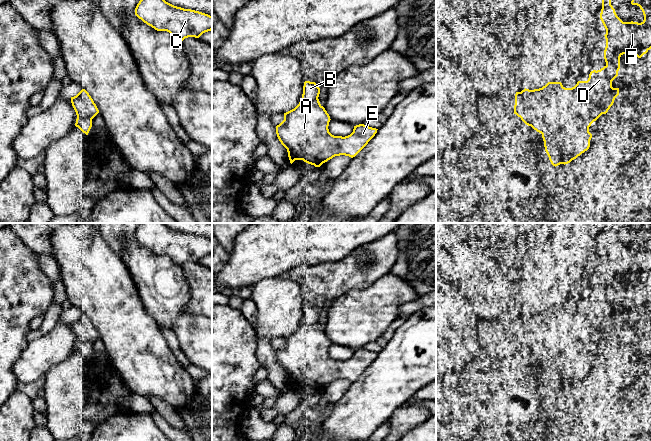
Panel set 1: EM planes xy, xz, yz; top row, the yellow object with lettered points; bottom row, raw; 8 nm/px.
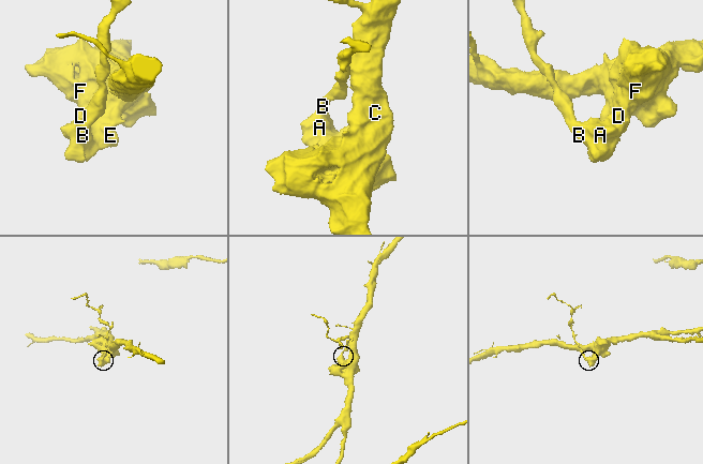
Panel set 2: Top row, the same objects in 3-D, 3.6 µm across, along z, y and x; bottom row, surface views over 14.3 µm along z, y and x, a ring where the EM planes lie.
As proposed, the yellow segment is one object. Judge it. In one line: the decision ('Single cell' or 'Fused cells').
Single cell

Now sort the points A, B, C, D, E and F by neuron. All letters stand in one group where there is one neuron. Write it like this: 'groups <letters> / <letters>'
groups A B C D E F

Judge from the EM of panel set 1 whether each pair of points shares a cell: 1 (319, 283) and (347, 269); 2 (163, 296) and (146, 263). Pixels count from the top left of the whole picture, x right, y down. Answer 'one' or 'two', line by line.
1: one
2: one

